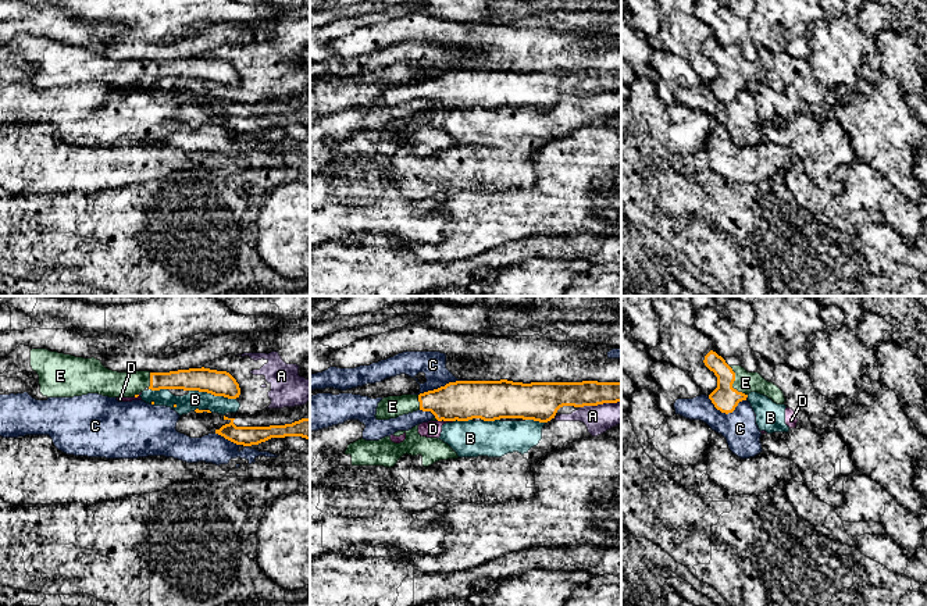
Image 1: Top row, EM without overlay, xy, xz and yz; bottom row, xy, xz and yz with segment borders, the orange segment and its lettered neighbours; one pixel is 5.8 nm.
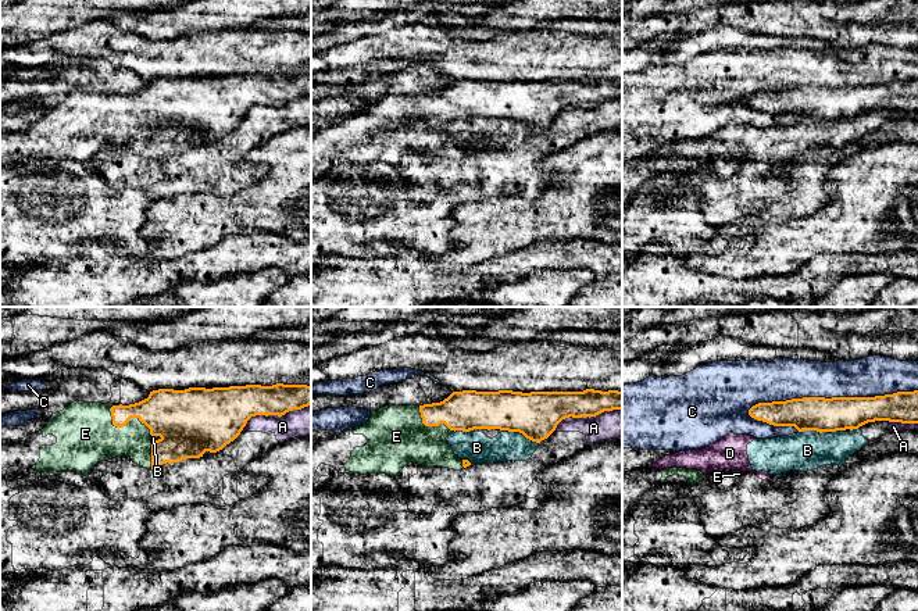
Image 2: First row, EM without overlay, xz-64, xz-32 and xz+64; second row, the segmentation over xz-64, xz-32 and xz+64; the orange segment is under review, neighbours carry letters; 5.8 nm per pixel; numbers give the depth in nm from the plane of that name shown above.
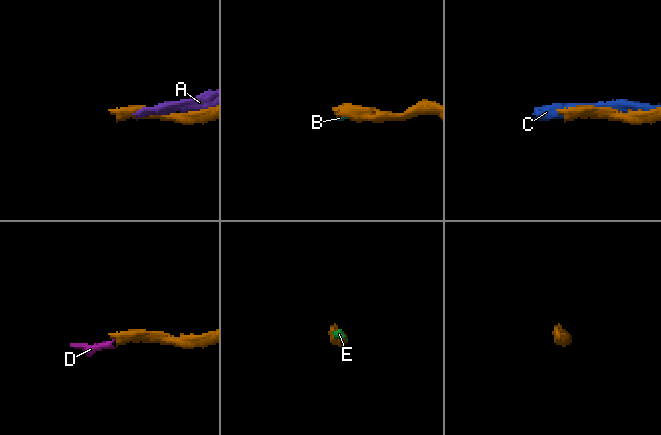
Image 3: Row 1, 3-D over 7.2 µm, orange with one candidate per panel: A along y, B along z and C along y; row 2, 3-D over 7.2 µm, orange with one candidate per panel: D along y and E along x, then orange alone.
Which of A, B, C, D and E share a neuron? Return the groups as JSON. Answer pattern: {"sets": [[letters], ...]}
{"sets": [["A", "B", "D"], ["C"], ["E"]]}

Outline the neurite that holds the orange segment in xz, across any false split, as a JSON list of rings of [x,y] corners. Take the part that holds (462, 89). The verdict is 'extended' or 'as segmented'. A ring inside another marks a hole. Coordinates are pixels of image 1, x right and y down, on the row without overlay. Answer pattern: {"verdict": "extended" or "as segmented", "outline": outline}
{"verdict": "extended", "outline": [[[507,68],[500,69],[456,69],[449,71],[434,79],[428,79],[420,83],[402,83],[384,86],[377,96],[377,108],[396,107],[403,103],[409,103],[417,99],[431,100],[435,106],[431,110],[468,110],[473,107],[481,107],[484,110],[495,110],[500,107],[523,107],[534,108],[539,111],[548,111],[555,107],[557,99],[563,95],[598,95],[603,92],[621,90],[621,71],[513,71]]]}

